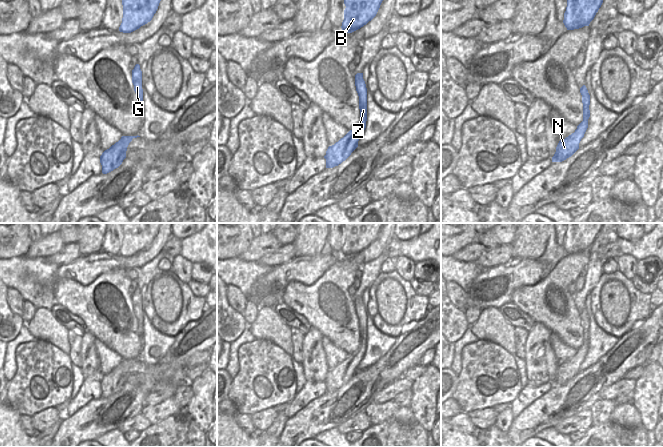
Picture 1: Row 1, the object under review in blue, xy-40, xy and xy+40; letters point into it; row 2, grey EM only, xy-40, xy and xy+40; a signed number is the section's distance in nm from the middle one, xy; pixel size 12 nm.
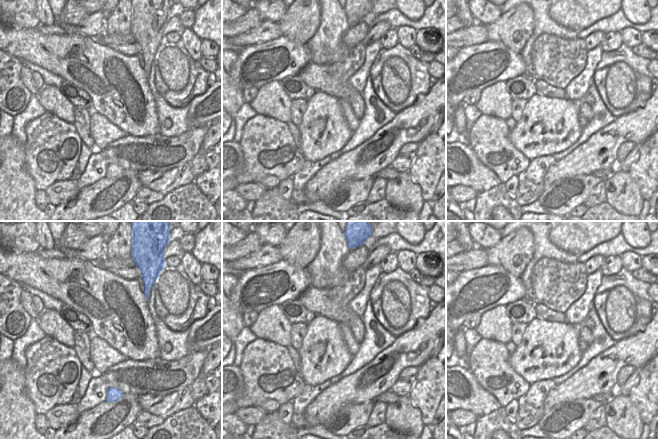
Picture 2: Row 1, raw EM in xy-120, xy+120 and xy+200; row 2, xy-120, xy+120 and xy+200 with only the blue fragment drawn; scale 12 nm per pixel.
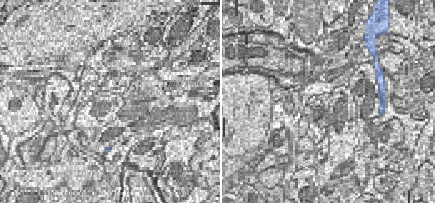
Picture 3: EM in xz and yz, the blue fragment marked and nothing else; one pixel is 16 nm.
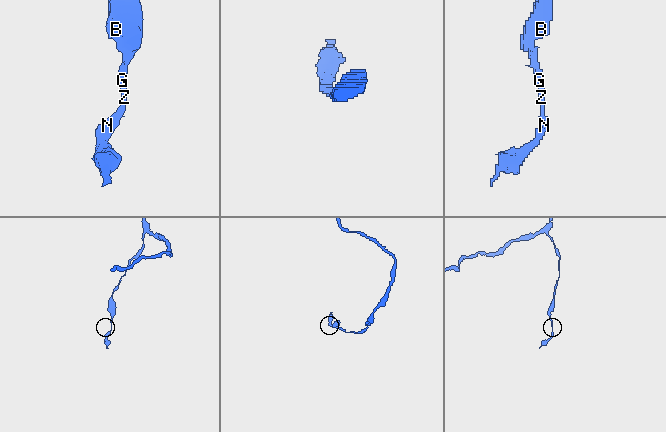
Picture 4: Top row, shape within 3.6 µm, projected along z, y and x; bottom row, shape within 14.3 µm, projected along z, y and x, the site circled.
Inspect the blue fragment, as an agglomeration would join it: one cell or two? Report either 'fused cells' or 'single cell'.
single cell

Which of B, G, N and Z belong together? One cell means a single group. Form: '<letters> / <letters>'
B G N Z

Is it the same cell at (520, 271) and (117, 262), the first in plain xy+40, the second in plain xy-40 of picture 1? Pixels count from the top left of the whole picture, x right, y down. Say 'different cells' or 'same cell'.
same cell

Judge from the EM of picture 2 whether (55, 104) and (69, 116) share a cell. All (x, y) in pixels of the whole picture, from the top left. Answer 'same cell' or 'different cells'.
same cell

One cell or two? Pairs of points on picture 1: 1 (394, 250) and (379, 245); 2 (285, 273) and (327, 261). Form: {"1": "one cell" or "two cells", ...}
{"1": "two cells", "2": "one cell"}

